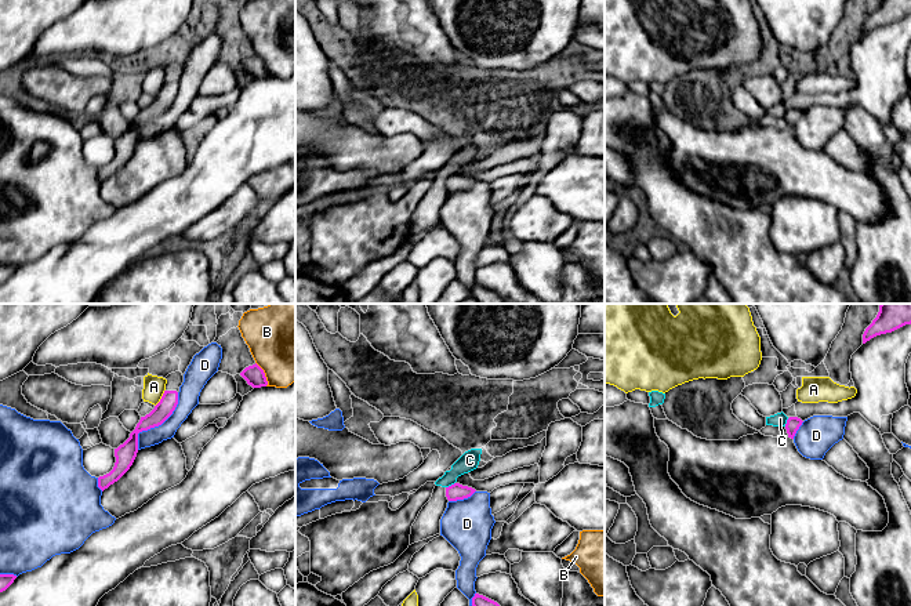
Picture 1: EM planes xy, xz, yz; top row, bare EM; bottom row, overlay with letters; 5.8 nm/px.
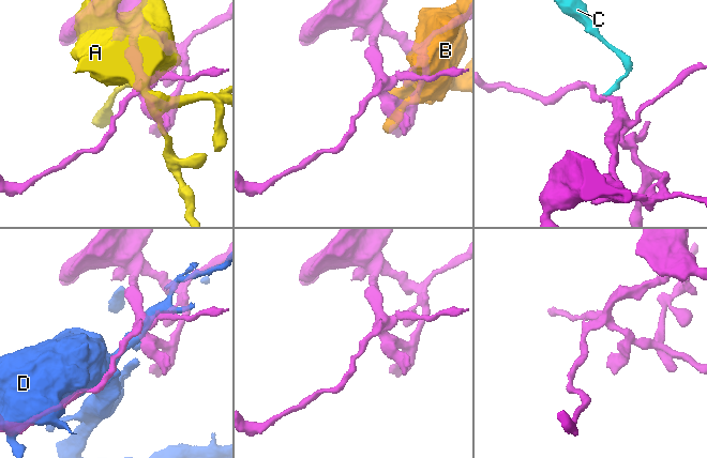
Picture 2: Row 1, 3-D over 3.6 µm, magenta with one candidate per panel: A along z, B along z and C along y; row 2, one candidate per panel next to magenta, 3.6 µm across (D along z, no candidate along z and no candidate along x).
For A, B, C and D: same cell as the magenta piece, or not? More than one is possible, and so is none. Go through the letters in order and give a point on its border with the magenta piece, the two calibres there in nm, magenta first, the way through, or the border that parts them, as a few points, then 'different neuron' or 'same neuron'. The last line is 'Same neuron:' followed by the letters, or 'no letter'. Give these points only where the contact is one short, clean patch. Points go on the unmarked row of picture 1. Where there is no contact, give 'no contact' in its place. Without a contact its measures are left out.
A: contact xy (162, 89); calibres 100 and 130 nm; border xy (164, 80), (155, 97); different neuron
B: contact xy (264, 65); calibres 120 and 420 nm; different neuron
C: contact xz (452, 176); calibres 100 and 110 nm; different neuron
D: contact xy (158, 116); calibres 120 and 130 nm; different neuron
Same neuron: no letter

